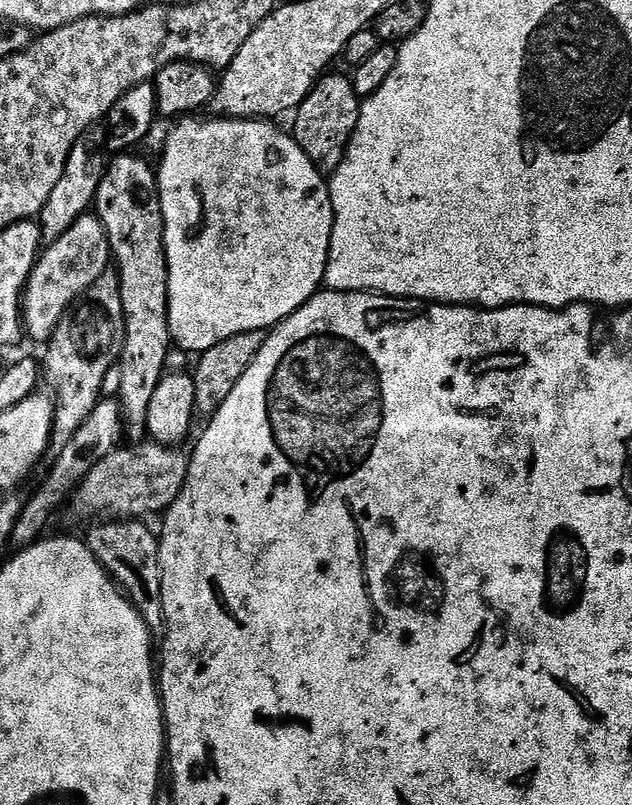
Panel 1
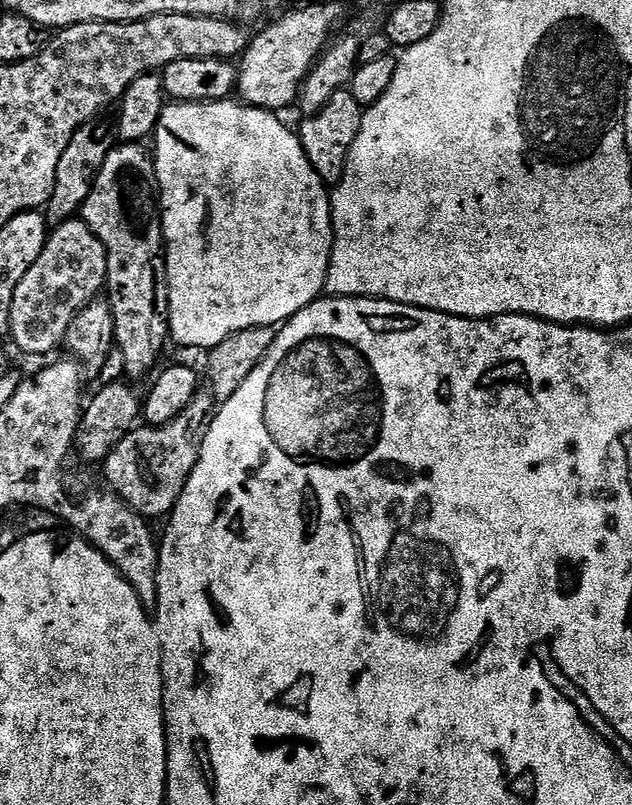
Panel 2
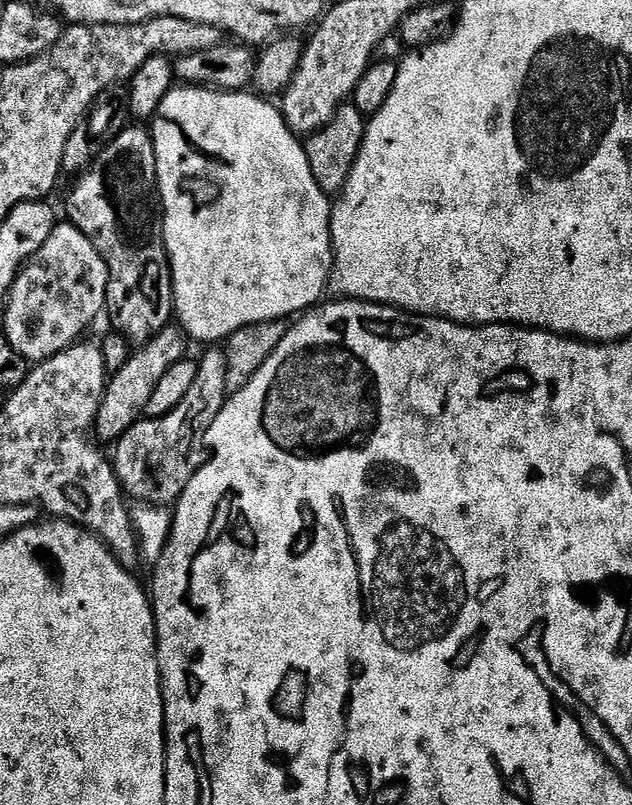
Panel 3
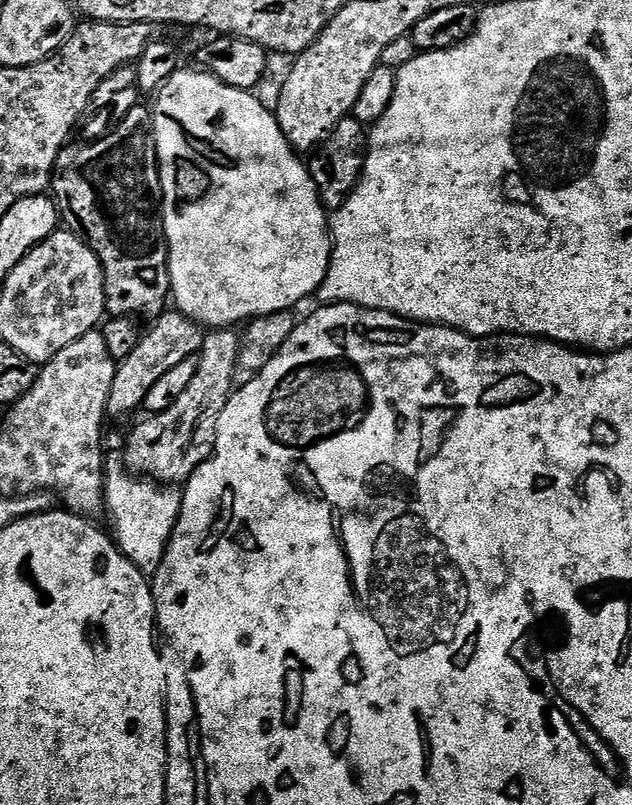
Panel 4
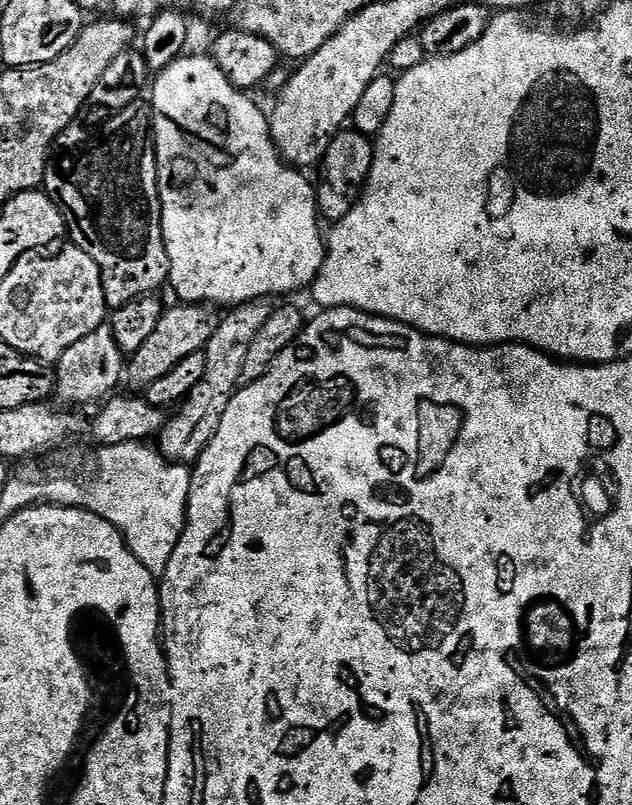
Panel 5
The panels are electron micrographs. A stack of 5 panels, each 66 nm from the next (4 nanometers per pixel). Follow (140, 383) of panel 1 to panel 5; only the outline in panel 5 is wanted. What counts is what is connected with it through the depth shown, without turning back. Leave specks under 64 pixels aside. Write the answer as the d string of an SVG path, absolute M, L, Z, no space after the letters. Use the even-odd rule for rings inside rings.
M138 98L133 104L109 115L112 117L97 132L87 132L80 122L74 122L57 136L44 171L43 191L60 208L71 243L94 258L102 274L102 290L109 309L126 306L126 302L134 302L134 298L159 293L159 288L168 284L168 255L162 234L152 114L151 103Z

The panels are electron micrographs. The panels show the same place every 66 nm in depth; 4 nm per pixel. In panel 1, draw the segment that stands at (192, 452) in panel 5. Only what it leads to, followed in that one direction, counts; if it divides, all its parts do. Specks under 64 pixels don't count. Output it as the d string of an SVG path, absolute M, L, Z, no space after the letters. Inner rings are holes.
M140 442L135 446L121 446L112 452L102 462L98 462L98 466L94 466L94 470L90 470L90 474L84 476L84 481L80 483L74 495L71 497L71 507L76 507L84 516L100 516L96 518L104 518L109 512L112 518L148 518L144 516L152 516L167 512L178 494L184 488L184 483L188 477L189 453L179 452L181 449L176 446L166 444L157 444L155 442Z

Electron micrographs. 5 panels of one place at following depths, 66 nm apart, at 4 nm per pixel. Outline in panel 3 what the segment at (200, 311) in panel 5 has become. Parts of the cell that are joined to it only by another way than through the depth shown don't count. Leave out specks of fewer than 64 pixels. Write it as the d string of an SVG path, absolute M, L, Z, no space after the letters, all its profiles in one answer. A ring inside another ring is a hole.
M166 327L154 338L137 347L126 362L126 366L122 366L122 370L109 375L108 385L104 388L94 425L95 439L101 445L115 445L116 441L122 438L122 434L130 430L130 426L134 426L142 419L146 406L158 387L158 382L166 375L166 370L170 370L170 366L174 366L189 355L188 344L190 345L190 340L183 328Z

